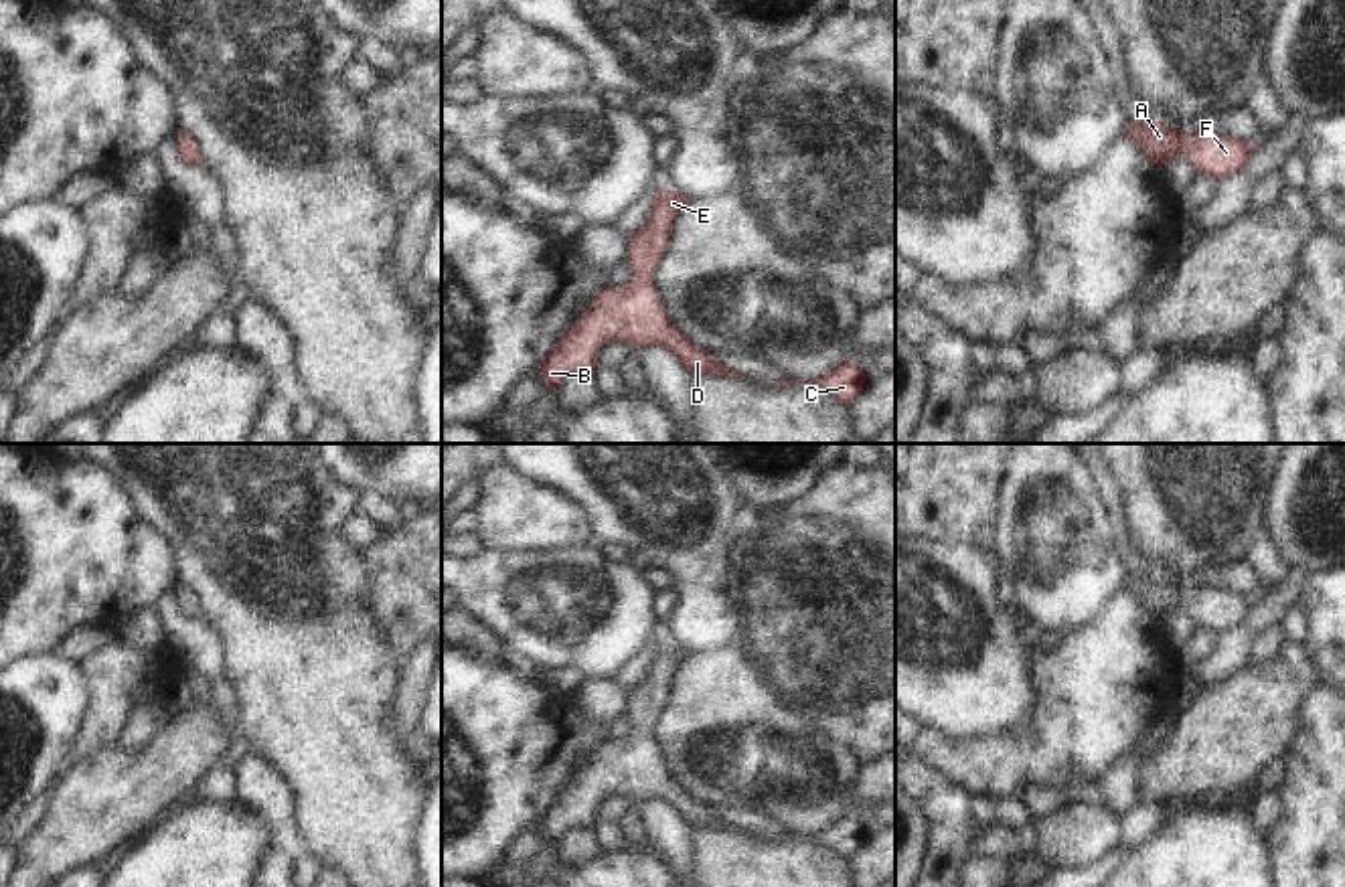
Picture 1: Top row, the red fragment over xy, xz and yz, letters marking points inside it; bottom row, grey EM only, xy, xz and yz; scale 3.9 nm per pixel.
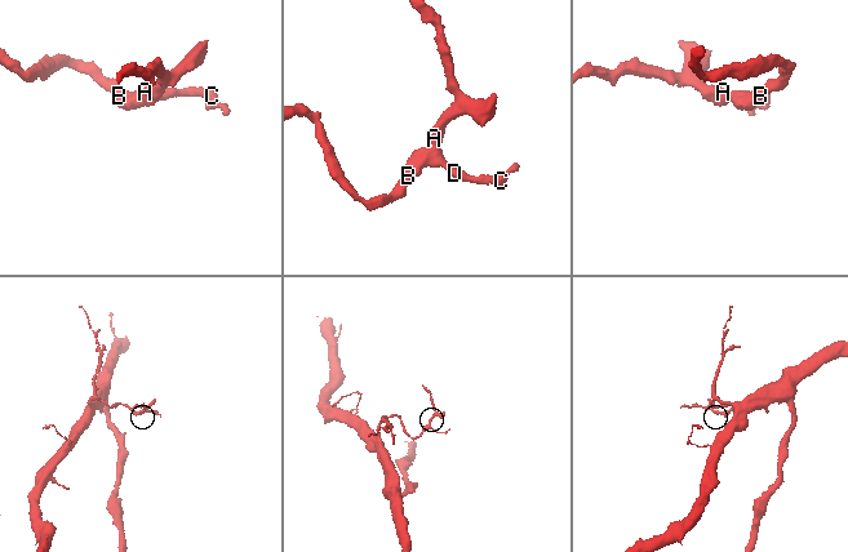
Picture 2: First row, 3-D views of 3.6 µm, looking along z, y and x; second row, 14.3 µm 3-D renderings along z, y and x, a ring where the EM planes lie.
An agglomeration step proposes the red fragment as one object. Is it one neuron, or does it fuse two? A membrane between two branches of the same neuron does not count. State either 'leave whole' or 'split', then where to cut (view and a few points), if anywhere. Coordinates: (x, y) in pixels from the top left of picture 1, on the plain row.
leave whole; no cut

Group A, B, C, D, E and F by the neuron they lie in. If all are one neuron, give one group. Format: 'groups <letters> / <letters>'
groups A B C D E F

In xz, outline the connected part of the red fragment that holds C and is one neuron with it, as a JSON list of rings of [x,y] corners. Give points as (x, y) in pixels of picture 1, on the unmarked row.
[[[847,814],[814,834],[782,830],[774,836],[774,840],[782,840],[786,836],[804,836],[810,842],[824,846],[843,859],[851,859],[861,846],[865,834],[865,824],[861,824],[853,814]]]

